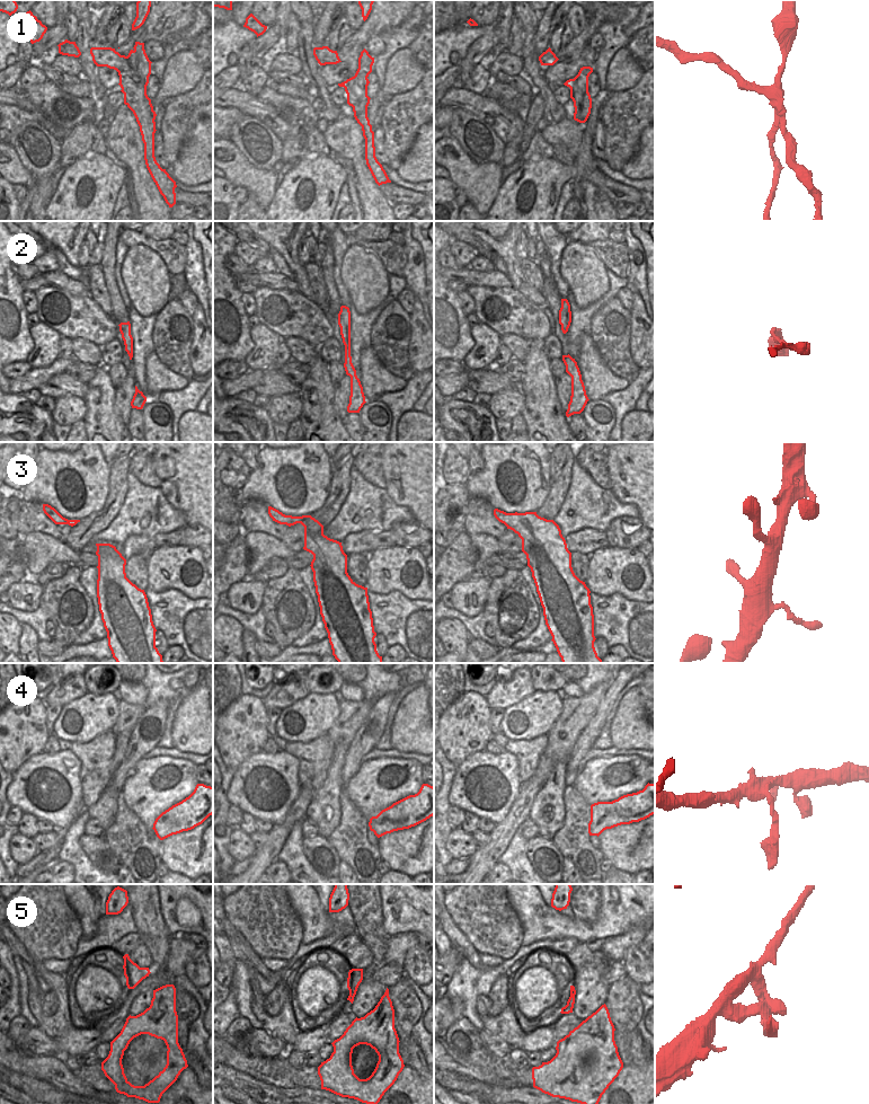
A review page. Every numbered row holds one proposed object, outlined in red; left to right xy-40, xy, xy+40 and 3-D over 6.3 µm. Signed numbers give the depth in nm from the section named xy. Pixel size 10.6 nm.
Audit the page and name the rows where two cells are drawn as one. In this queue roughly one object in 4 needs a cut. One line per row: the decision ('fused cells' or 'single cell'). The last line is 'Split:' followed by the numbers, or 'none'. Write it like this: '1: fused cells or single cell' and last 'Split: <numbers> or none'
1: fused cells
2: single cell
3: single cell
4: single cell
5: single cell
Split: 1

